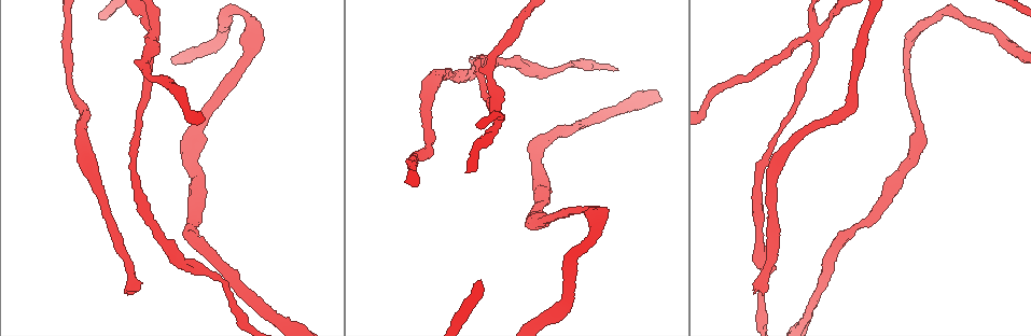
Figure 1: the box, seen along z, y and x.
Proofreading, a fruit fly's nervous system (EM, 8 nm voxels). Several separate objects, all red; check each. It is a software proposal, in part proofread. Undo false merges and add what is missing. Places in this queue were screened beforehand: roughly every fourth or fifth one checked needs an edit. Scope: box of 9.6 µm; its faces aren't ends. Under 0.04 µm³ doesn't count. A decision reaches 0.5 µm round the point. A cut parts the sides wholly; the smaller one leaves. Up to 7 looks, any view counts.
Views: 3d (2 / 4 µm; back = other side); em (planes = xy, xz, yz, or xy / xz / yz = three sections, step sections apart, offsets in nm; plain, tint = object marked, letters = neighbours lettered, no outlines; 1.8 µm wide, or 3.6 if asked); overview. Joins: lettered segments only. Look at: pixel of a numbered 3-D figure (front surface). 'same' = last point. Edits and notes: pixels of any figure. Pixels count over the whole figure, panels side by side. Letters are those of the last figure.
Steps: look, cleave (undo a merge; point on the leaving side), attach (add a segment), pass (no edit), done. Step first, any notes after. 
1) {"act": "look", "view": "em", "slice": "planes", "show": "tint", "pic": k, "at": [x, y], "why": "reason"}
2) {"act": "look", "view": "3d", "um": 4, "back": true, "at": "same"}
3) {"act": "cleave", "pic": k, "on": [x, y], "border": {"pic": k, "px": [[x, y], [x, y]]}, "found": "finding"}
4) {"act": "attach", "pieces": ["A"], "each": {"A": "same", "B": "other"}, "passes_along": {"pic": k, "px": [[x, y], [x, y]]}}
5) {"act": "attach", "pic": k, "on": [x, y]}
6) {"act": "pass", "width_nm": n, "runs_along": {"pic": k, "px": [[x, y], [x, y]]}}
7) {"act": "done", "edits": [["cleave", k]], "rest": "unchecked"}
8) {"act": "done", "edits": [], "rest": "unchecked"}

{"act": "look", "view": "em", "slice": "planes", "show": "tint", "pic": 1, "at": [193, 229], "why": "thin neck"}

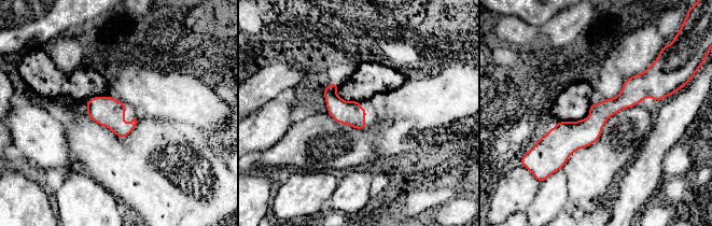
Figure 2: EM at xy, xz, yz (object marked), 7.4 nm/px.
{"act": "look", "view": "em", "slice": "planes", "show": "letters", "at": "same", "why": "what lies round it"}

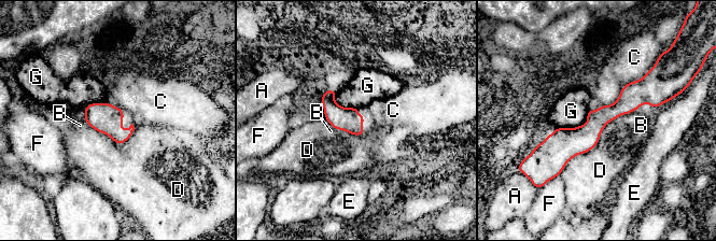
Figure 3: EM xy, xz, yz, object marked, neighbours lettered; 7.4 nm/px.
{"act": "pass", "longest_contact_nm": ["C", 460], "each": {"A": "other", "B": "other", "C": "other", "D": "other", "E": "other", "F": "other", "G": "other"}, "found": "all the same neuron"}

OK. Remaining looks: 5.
{"act": "look", "view": "em", "slice": "planes", "show": "letters", "pic": 1, "at": [472, 56], "why": "end of a long branch"}

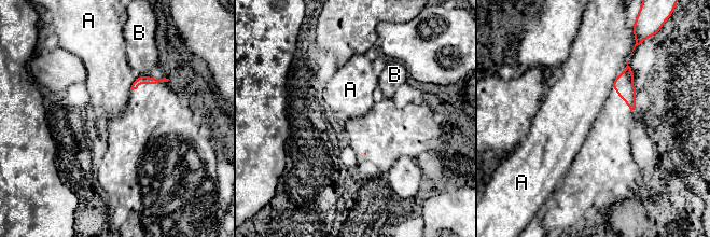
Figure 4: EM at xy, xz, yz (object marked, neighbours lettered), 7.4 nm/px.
{"act": "pass", "each": {"A": "other", "B": "other"}, "border": {"pic": 4, "px": [[627, 63], [610, 89]]}, "found": "none of them fits"}

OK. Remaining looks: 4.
{"act": "look", "view": "3d", "um": 4, "pic": 1, "at": [813, 36], "why": "abrupt turn"}

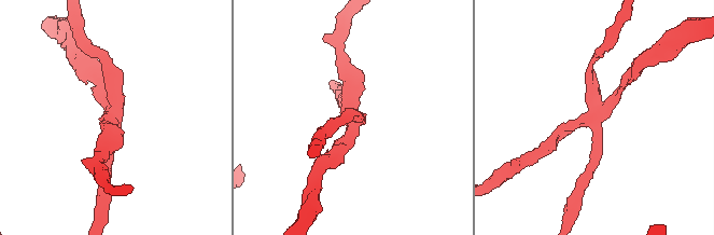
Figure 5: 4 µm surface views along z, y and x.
{"act": "look", "view": "em", "slice": "xy", "step": 8, "show": "tint", "pic": 5, "at": [590, 120], "arms": 4}

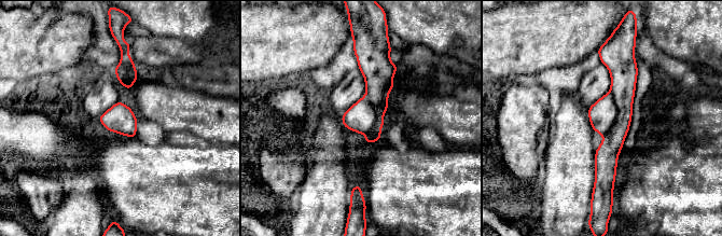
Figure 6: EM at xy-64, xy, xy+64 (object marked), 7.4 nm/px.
{"act": "look", "view": "em", "slice": "xy", "step": 8, "show": "letters", "at": "same"}

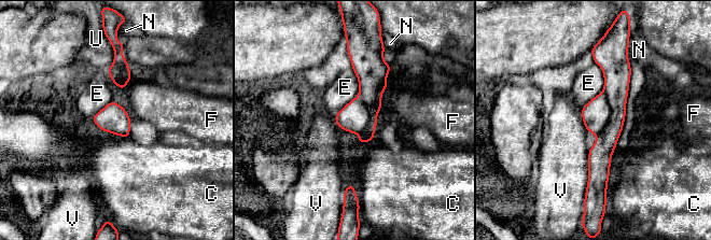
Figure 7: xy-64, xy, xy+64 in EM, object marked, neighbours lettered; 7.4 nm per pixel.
{"act": "cleave", "pic": 7, "on": [596, 114], "longest_contact_nm": ["E", 400], "each": {"C": "other", "E": "other", "F": "other", "N": "other", "U": "other", "V": "other"}, "border": {"pic": 7, "px": [[603, 92], [610, 118], [596, 135]]}, "found": "a second neuron is stuck on"}

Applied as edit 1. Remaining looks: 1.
{"act": "done", "edits": [["cleave", 7]], "rest": "unchecked"}

